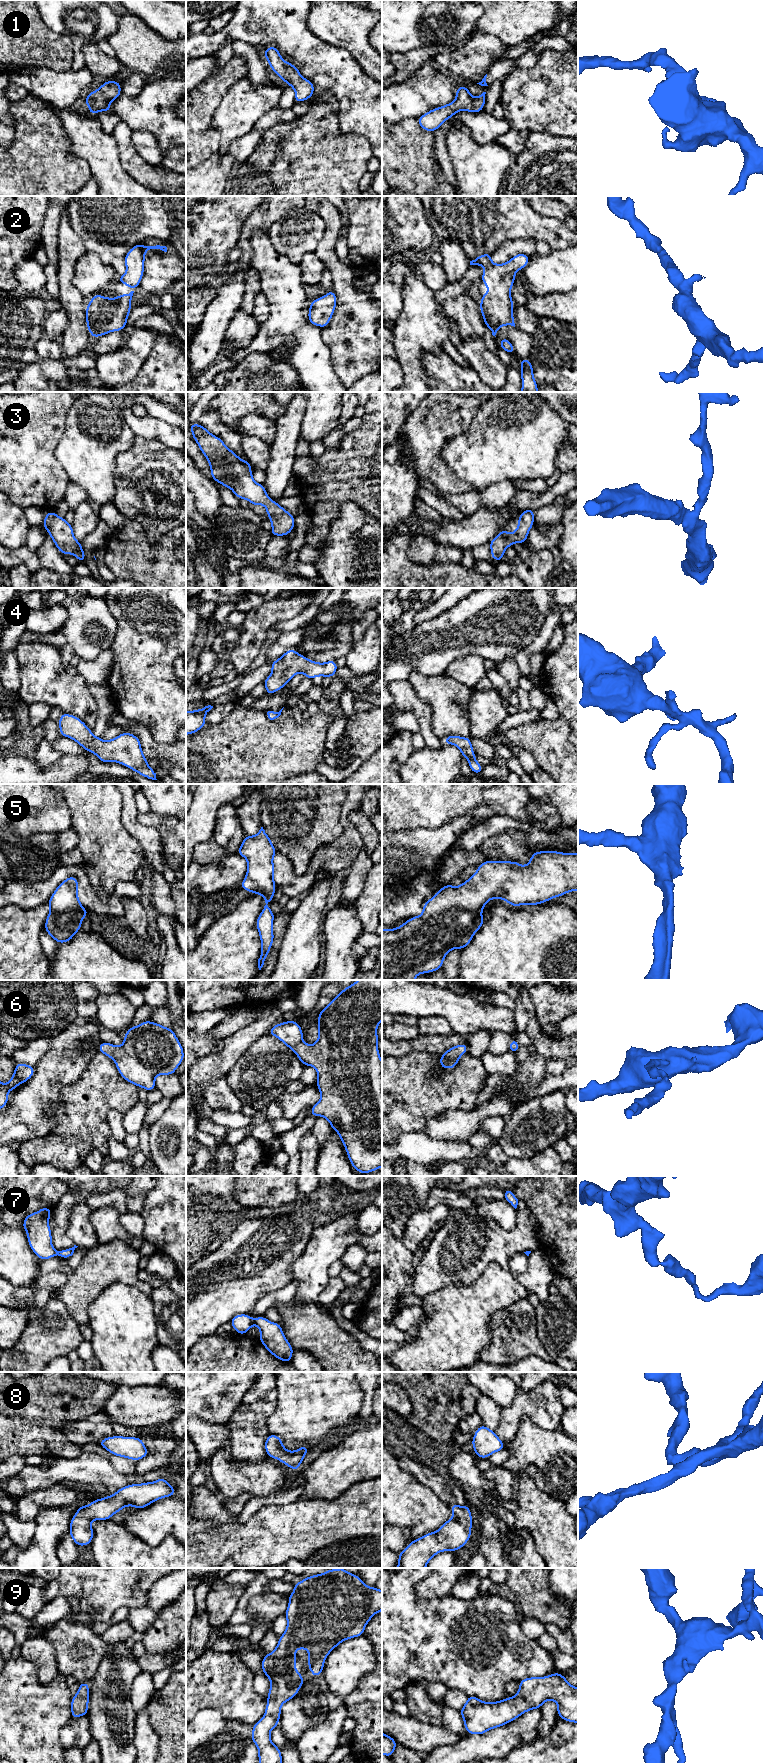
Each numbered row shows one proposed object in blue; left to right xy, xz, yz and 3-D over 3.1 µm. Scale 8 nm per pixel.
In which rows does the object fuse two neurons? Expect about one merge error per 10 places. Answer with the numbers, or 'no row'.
7

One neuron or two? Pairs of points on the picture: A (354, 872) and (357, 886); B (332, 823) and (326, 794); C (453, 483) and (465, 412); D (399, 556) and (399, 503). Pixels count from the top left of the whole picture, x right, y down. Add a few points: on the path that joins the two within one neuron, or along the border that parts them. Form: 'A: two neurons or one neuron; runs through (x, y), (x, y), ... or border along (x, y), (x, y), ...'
A: one neuron; runs through (356, 875), (356, 883)
B: one neuron; runs through (326, 816), (326, 801)
C: one neuron; runs through (435, 465), (435, 442), (447, 430)
D: two neurons; border along (394, 534), (392, 537)

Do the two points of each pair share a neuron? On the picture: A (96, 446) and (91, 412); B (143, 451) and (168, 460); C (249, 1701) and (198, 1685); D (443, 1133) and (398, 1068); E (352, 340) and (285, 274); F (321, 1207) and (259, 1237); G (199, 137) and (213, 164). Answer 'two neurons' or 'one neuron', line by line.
A: one neuron
B: one neuron
C: one neuron
D: two neurons
E: two neurons
F: one neuron
G: two neurons

